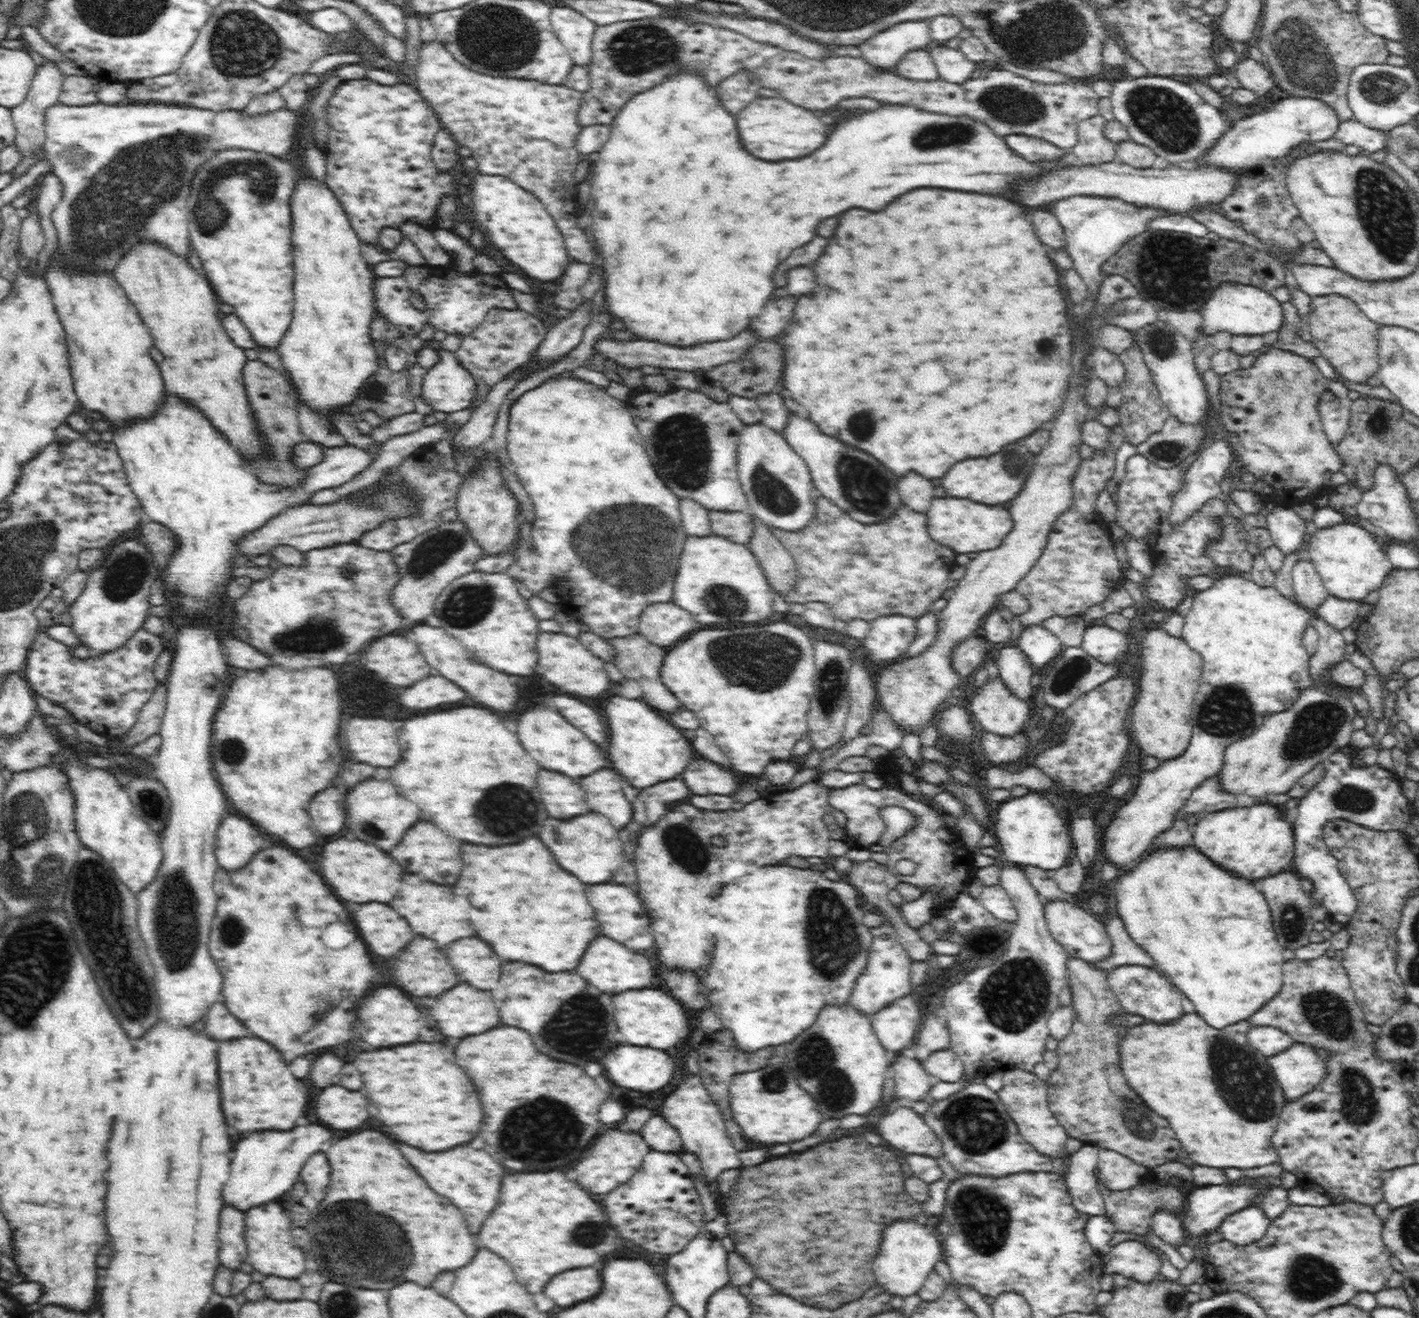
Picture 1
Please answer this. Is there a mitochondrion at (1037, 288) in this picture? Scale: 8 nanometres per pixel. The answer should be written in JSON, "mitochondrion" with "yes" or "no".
{"mitochondrion":"no"}

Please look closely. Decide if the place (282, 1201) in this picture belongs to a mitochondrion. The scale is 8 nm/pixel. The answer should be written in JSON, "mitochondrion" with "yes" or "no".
{"mitochondrion":"no"}

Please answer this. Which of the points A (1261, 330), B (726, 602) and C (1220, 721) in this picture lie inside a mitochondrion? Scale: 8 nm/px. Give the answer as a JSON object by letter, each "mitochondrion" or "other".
{"A":"other","B":"mitochondrion","C":"mitochondrion"}

